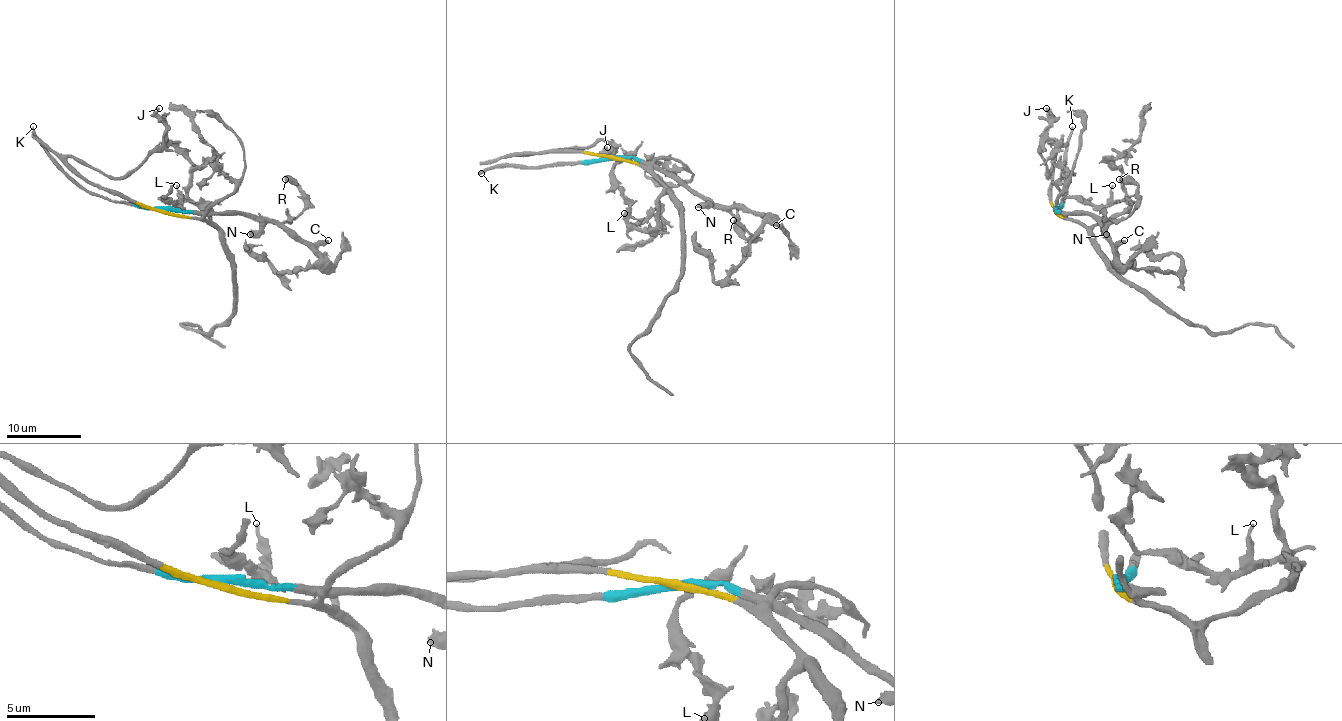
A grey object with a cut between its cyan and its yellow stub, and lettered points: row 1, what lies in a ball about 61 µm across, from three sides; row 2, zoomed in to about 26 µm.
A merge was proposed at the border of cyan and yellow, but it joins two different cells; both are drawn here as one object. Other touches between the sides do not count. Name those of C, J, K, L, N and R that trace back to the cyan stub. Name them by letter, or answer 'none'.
C, K, N, R

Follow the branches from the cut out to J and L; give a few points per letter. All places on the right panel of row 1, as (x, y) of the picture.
J: (1056, 211), (1053, 207), (1051, 188), (1053, 156), (1049, 177), (1045, 158), (1039, 152), (1049, 124), (1045, 107)
L: (1056, 211), (1062, 216), (1086, 226), (1117, 218), (1126, 211), (1128, 203), (1113, 197), (1113, 184)

